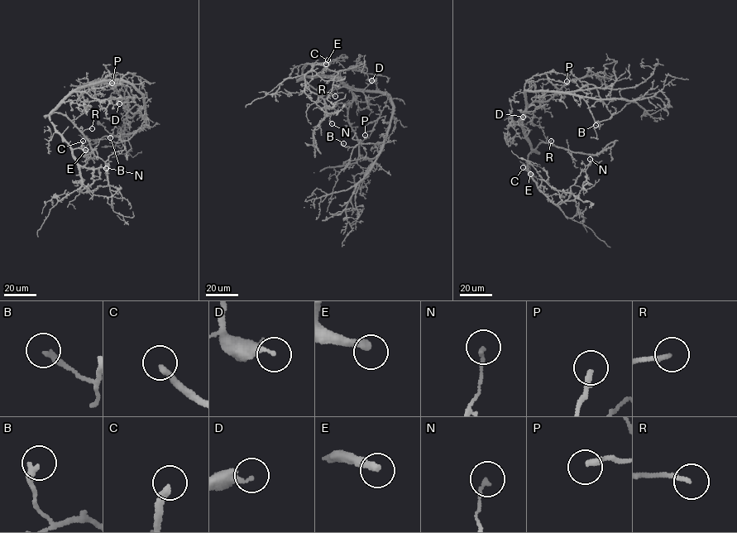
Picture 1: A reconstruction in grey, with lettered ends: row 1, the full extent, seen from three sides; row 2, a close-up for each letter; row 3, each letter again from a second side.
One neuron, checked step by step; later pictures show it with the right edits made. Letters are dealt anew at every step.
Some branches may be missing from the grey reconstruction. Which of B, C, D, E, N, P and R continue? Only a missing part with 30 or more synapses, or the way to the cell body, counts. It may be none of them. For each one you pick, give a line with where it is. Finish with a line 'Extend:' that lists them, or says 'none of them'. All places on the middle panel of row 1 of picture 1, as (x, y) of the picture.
C: (327, 60)
E: (326, 64)
R: (335, 96)
Extend: C, E, R

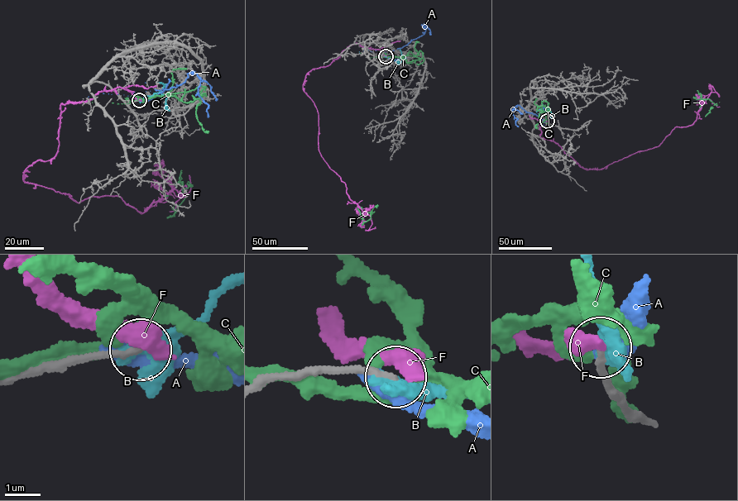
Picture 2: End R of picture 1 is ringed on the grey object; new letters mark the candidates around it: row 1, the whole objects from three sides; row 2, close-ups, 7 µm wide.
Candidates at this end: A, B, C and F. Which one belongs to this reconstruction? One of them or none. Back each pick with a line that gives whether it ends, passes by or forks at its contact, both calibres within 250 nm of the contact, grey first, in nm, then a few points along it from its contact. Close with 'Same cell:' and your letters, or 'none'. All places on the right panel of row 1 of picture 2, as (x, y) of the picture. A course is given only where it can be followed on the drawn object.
Same cell: none

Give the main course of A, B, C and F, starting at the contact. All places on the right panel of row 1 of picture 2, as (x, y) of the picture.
A: (547, 121), (518, 105), (512, 110), (518, 126)
B: (547, 121), (546, 107), (536, 112)
C: (547, 121), (545, 112), (550, 110), (693, 97), (708, 98), (717, 105)
F: (547, 121), (539, 121), (541, 138), (586, 169), (603, 169), (693, 124), (711, 93), (719, 96), (711, 85)

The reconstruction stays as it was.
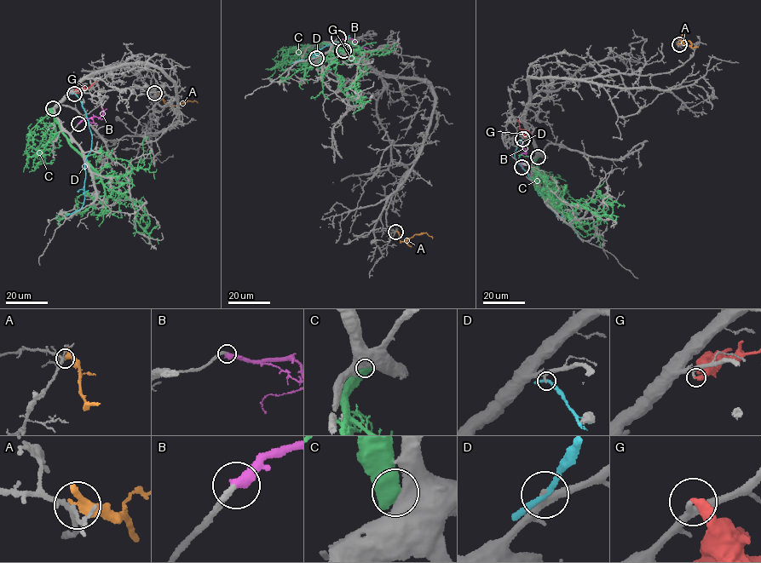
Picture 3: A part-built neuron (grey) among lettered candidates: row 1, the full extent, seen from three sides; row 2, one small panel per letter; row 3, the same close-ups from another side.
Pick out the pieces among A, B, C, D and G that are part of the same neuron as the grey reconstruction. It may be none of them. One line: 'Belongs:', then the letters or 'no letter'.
Belongs: B

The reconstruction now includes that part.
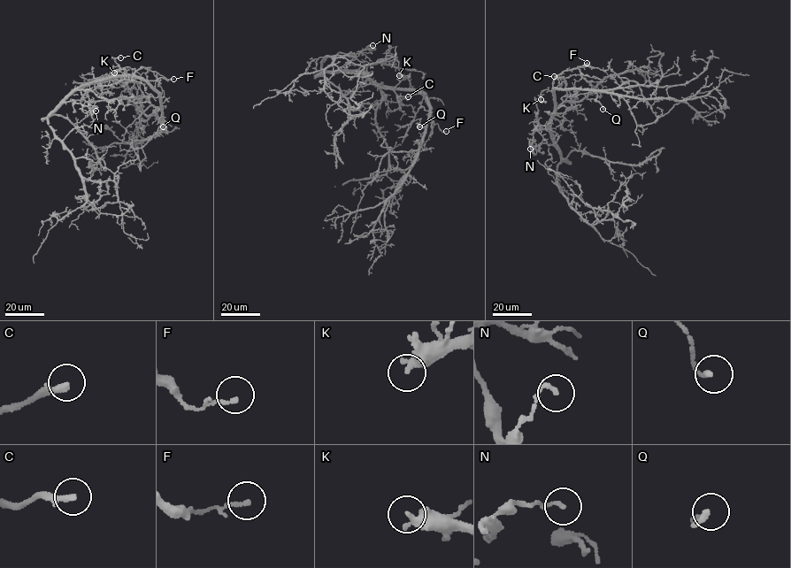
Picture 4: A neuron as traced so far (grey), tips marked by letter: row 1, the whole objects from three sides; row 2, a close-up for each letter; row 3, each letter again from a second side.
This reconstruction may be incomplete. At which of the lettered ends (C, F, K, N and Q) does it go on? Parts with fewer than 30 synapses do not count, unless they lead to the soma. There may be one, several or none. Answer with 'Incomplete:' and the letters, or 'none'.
Incomplete: C

